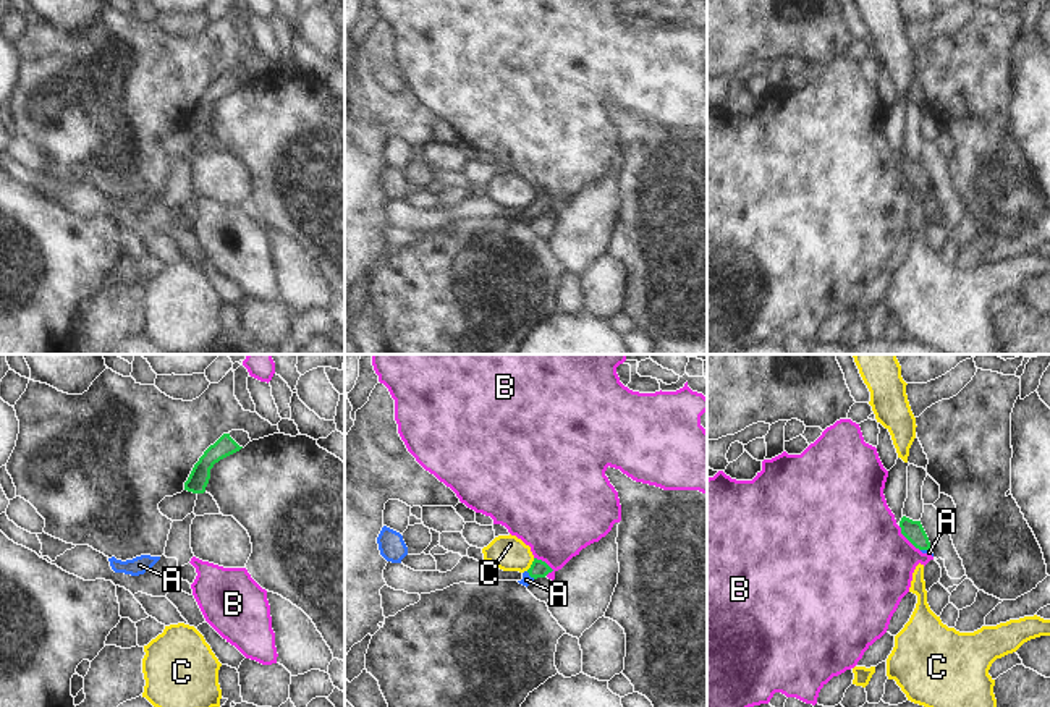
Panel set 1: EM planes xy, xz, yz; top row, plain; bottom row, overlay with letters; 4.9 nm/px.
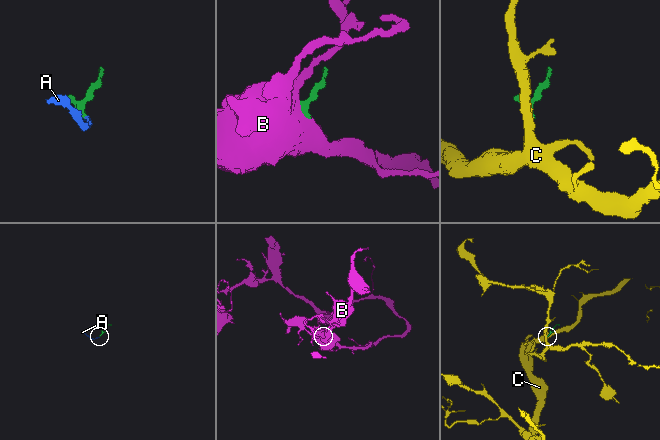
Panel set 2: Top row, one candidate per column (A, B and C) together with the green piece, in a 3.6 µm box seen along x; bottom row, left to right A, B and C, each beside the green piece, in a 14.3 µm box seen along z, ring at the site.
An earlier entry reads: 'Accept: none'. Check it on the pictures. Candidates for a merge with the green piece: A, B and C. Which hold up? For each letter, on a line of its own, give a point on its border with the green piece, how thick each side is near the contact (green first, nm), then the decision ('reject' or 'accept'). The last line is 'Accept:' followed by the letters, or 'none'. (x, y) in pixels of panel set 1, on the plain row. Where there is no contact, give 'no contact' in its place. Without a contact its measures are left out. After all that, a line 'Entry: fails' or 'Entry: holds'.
A: yz (926, 186) | 100/20 nm | accept
B: xz (544, 199) | 90/440 nm | reject
C: xz (531, 203) | 90/180 nm | reject
Accept: A
Entry: fails

